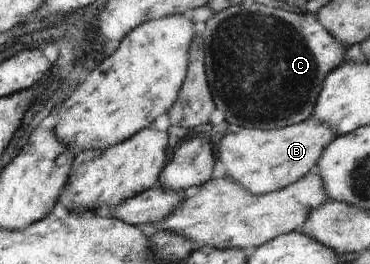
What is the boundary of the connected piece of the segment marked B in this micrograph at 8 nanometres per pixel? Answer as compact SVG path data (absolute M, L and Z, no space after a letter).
M311 119L281 129L245 129L226 134L214 149L214 162L221 163L225 176L237 182L245 192L255 196L269 194L294 184L315 171L317 160L329 142L336 138L333 128L319 120Z

